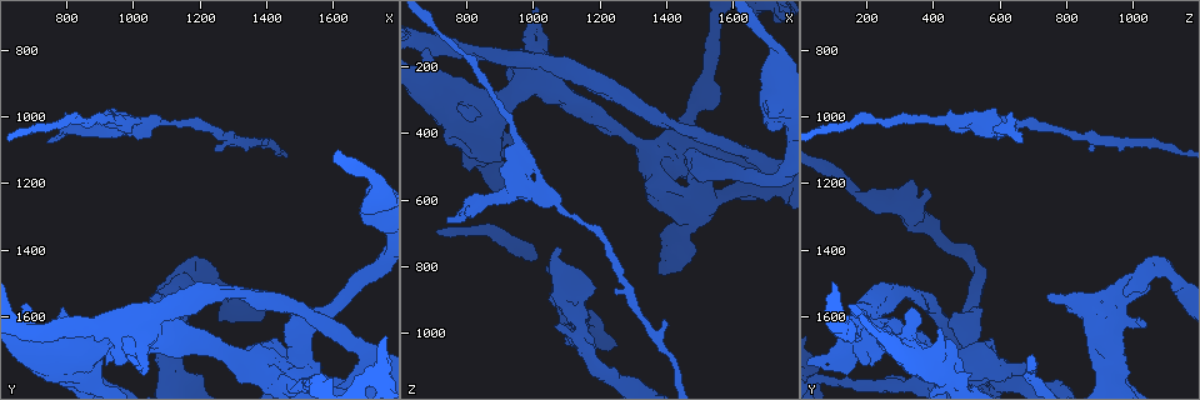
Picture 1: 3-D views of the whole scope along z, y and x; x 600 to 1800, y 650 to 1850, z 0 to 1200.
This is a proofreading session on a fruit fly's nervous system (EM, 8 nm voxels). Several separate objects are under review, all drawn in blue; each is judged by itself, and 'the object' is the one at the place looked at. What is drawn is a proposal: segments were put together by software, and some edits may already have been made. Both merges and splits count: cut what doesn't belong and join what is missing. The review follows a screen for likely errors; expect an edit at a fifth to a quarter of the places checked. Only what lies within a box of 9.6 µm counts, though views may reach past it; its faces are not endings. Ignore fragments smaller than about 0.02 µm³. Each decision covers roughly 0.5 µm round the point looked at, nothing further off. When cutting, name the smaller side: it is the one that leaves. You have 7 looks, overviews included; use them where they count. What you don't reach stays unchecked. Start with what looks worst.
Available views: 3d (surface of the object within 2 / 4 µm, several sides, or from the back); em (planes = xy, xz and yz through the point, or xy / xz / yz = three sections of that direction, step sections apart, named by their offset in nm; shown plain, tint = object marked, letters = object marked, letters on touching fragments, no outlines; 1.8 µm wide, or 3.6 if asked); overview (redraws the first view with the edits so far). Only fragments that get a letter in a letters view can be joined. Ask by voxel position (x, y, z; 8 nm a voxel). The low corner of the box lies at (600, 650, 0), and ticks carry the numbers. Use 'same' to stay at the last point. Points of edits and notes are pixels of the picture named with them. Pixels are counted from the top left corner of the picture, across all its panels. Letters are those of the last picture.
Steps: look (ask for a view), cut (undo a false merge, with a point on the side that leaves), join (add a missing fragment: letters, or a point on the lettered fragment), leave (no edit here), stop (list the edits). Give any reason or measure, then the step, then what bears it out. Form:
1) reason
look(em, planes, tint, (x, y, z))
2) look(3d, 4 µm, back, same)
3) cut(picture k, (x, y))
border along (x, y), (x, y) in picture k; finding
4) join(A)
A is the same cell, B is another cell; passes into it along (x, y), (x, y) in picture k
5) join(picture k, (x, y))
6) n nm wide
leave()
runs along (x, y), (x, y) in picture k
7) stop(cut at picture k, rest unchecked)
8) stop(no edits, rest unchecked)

look(3d, 4 µm, (700, 1720, 690))

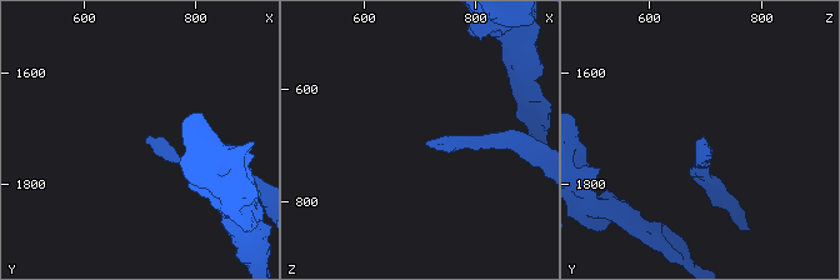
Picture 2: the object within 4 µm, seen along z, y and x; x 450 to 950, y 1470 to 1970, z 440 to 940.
look(em, yz, step 4, tint, (715, 1725, 695))

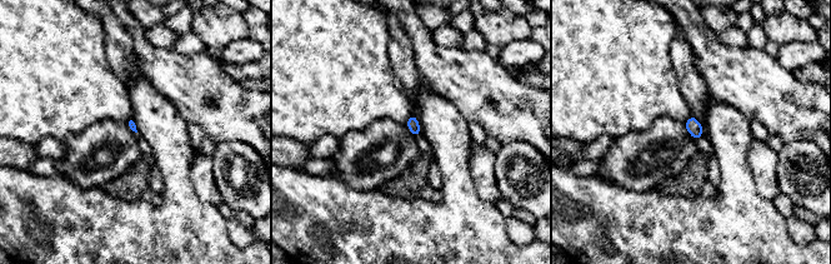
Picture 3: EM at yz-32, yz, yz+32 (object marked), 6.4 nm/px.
another direction
look(em, planes, letters, same)

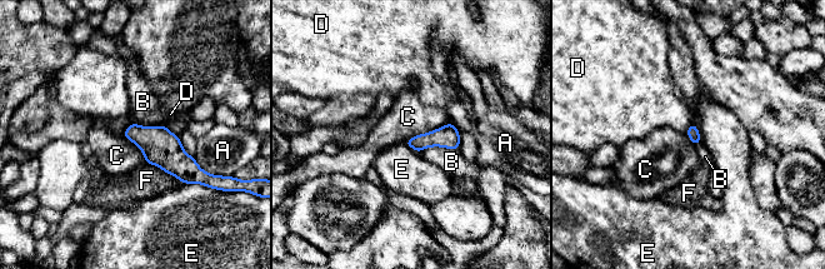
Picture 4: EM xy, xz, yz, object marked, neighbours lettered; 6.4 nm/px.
leave()
A, B, C, D, E and F are other cells; border along (449, 121), (415, 134), (405, 143) in picture 4; none of them fits

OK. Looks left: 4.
touches itself
look(em, 3.6 µm, xy, step 4, tint, (1360, 1760, 450))

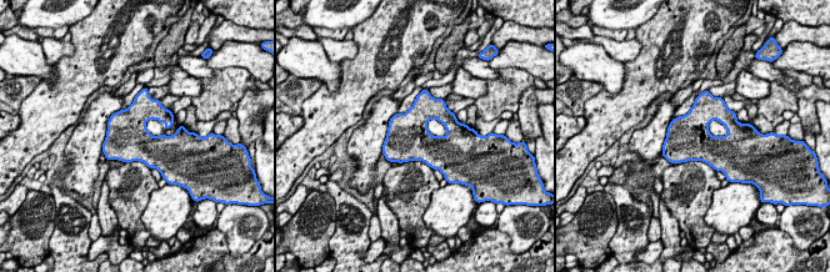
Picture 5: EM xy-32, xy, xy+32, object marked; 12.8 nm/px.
look(em, 3.6 µm, planes, letters, same)

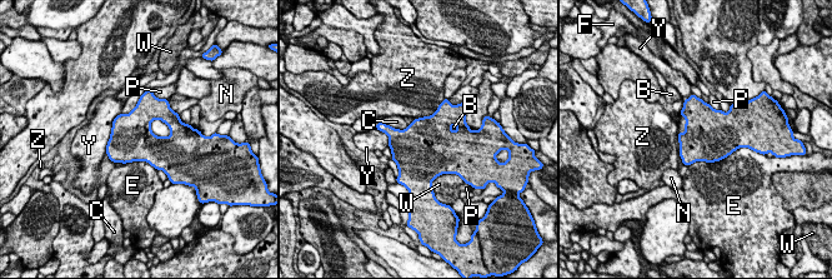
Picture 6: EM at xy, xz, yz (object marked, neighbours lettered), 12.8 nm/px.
leave()
B, C, E, F, N, P, W, Y and Z are other cells; border along (382, 120), (400, 129), (409, 125) in picture 6; continuous, no second neuron

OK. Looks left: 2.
sudden change in width
look(3d, 4 µm, (970, 1020, 460))

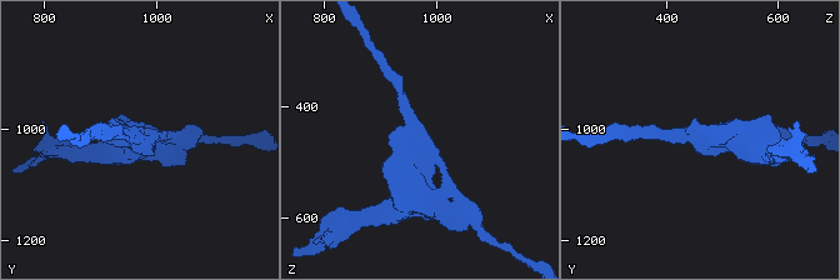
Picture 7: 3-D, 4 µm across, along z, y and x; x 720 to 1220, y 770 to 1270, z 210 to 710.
need the tissue
look(em, planes, letters, (965, 1025, 455))

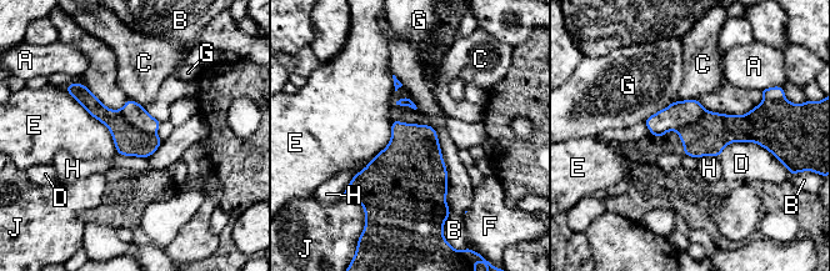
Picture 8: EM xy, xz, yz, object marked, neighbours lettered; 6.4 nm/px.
280 nm wide
cut(picture 8, (133, 111))
A, B, C, D, E, F, G, H and J are other cells; border along (119, 110), (134, 126), (155, 134) in picture 8; a second neuron is stuck on

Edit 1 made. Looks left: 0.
stop(cut at picture 8, rest unchecked)

